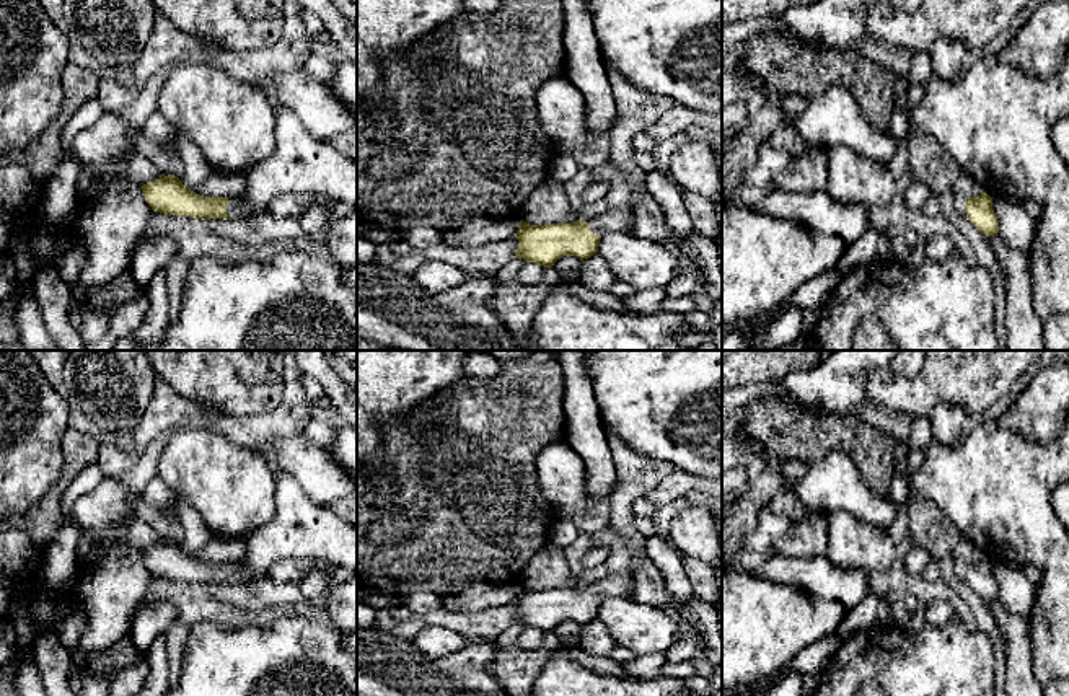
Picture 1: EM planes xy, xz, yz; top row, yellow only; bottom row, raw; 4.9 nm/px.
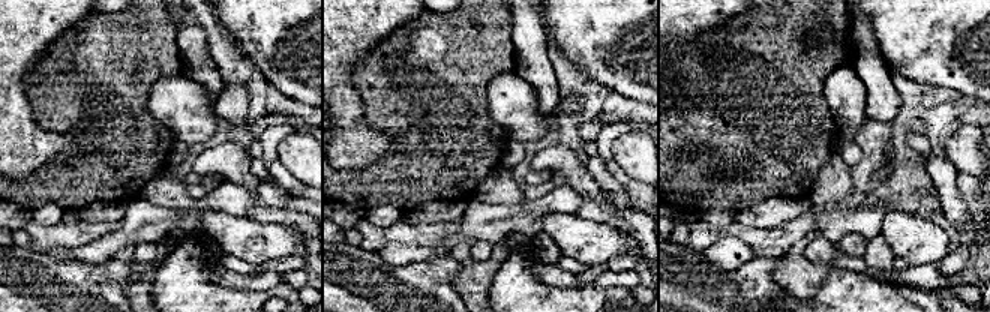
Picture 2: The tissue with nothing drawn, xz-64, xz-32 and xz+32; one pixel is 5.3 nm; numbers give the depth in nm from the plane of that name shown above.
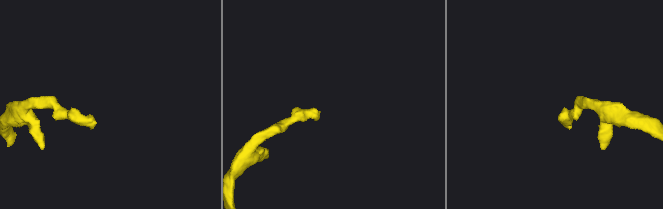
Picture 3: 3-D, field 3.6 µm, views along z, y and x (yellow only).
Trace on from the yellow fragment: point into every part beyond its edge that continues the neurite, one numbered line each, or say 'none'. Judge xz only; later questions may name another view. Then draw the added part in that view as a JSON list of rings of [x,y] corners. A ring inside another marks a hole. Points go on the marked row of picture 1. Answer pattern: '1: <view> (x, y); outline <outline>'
1: xz (616, 220); outline [[[616,209],[588,220],[588,223],[593,233],[603,236],[609,231],[631,231],[634,217],[631,212]]]

